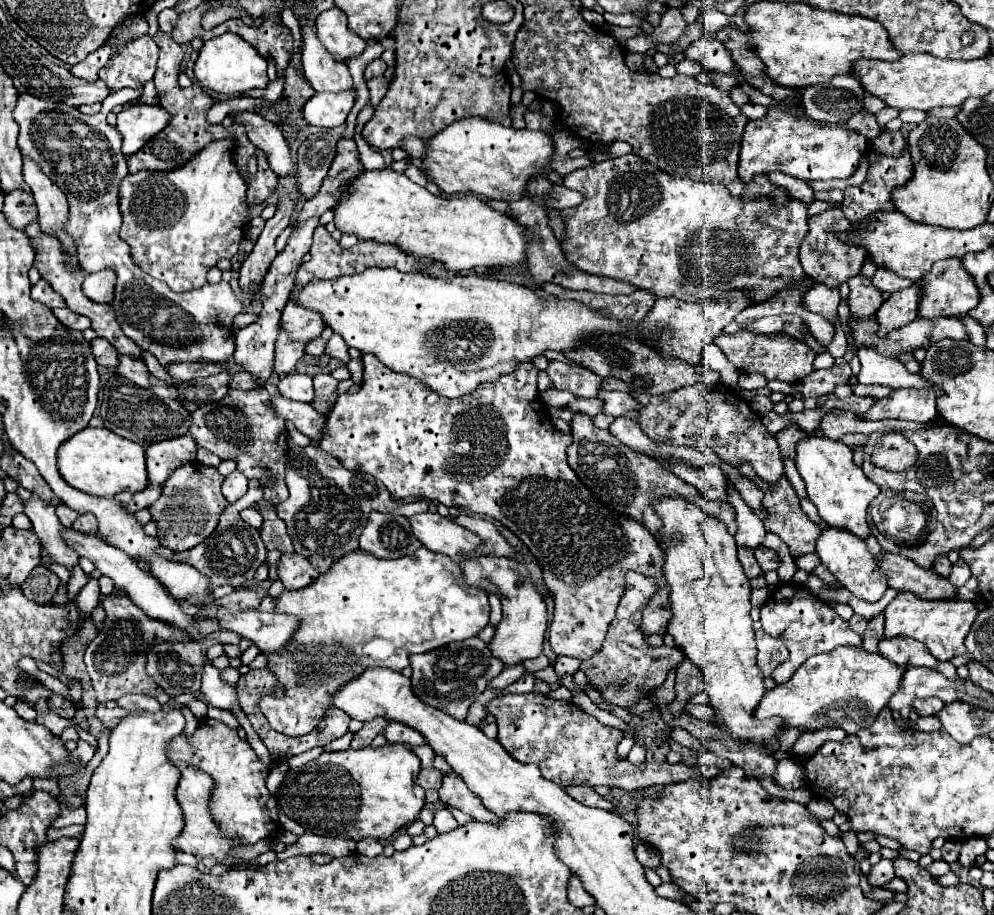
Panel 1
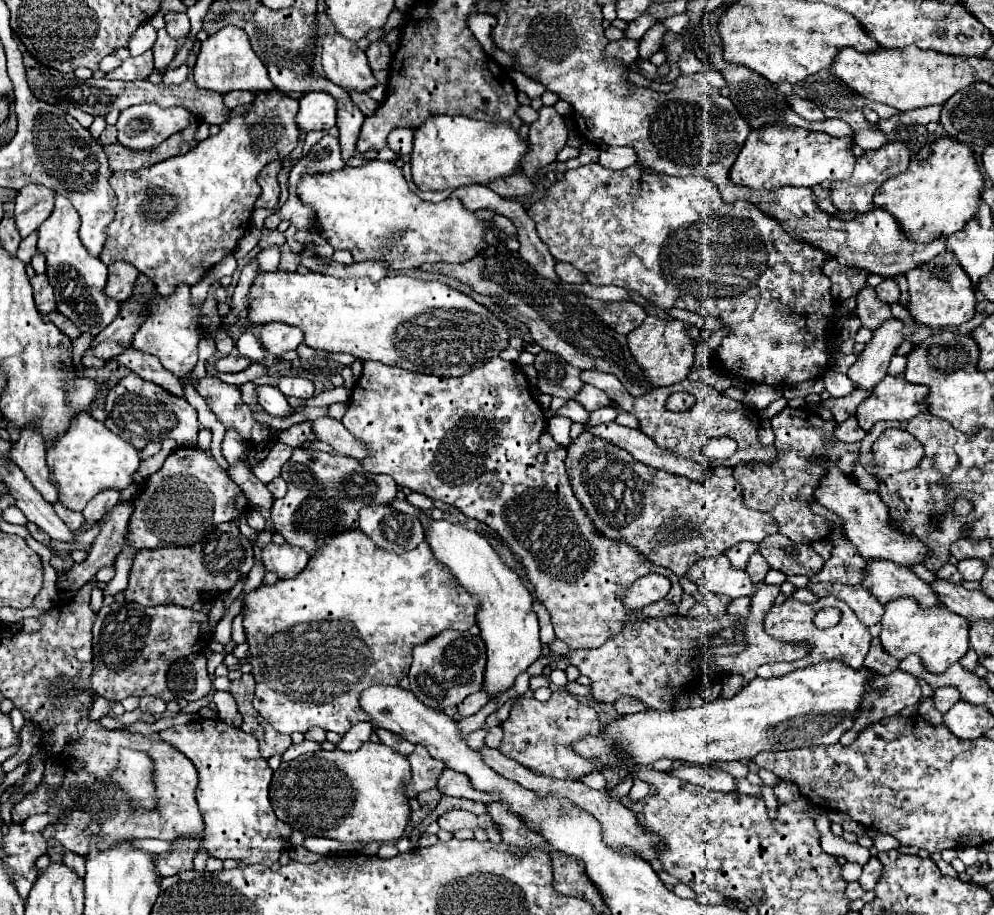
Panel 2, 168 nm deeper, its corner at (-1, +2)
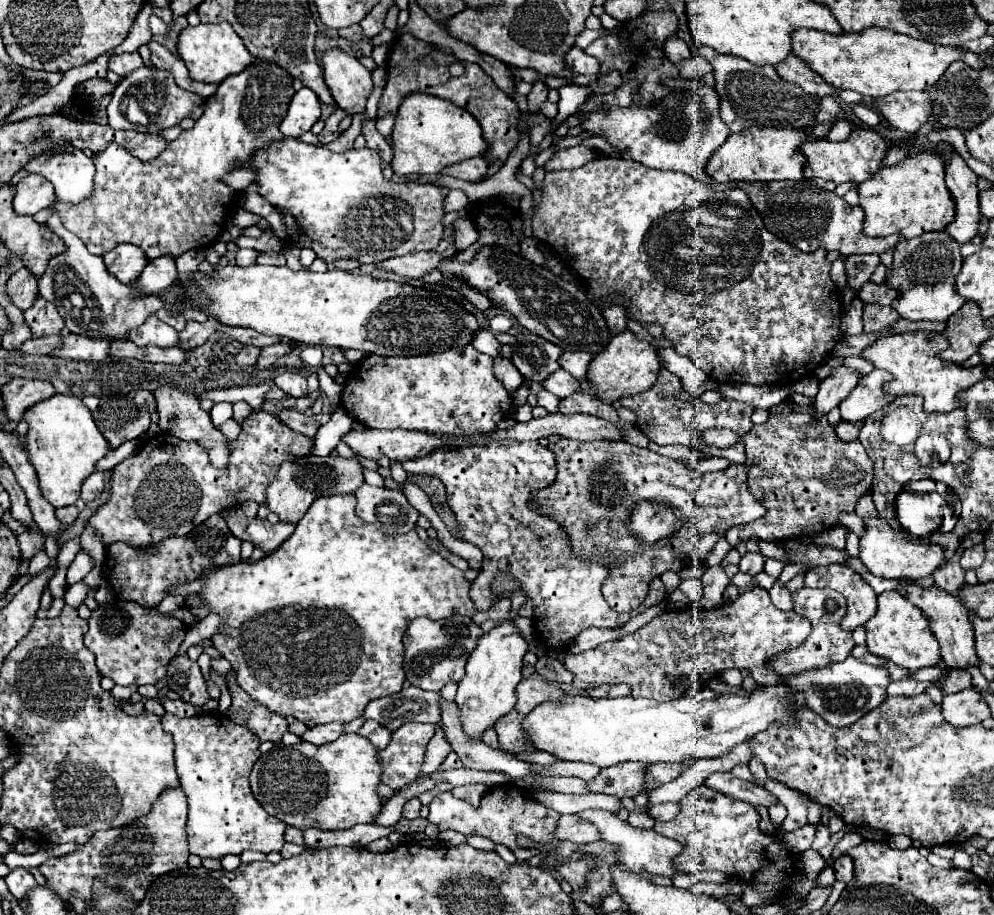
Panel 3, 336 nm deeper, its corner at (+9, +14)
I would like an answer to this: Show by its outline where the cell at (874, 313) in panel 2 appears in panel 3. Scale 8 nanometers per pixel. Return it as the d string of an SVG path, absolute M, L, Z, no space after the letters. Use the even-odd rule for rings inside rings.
M867 304L863 310L863 324L865 332L879 332L887 334L889 328L899 320L899 314L893 308L877 306L877 304Z

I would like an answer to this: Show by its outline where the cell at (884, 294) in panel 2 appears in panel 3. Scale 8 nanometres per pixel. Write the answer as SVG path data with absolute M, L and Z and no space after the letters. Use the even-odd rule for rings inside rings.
M867 282L859 290L859 300L863 304L879 304L879 306L889 306L897 294L887 286L887 284L873 284Z

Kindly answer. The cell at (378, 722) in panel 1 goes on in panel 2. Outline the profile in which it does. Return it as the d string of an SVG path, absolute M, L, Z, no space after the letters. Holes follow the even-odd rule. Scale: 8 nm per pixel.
M359 722L355 724L343 738L341 742L337 744L339 750L345 750L345 752L353 752L353 750L359 750L365 742L369 742L369 736L373 734L373 726L369 722Z

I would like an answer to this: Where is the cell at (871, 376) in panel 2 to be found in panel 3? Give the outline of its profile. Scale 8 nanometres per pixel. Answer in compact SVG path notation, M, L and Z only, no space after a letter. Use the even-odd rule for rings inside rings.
M841 366L833 376L823 380L819 384L819 394L815 396L815 412L817 418L825 416L829 410L841 404L841 400L847 398L847 394L857 386L859 374Z

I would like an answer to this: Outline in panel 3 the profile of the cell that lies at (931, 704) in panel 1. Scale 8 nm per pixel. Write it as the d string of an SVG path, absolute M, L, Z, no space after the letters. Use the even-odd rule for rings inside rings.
M951 670L947 680L941 684L945 694L953 694L953 692L959 692L959 690L969 688L969 686L971 686L971 676L965 670L963 672L961 670Z

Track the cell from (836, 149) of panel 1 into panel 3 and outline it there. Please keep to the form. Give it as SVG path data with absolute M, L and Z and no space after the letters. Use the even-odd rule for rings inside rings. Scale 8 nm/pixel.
M753 126L749 130L743 130L743 132L737 132L737 134L729 134L729 138L725 140L723 146L719 146L711 158L707 160L705 164L705 170L707 174L715 180L715 182L739 182L739 180L745 180L745 182L771 182L771 180L801 180L803 178L803 166L805 166L805 156L799 152L799 146L807 140L815 140L815 138L809 138L801 128L759 128L759 126Z

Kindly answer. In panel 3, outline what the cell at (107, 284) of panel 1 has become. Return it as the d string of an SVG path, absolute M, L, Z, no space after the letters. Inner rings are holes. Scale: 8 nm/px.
M121 244L103 256L107 270L123 284L135 282L137 274L147 266L145 252L133 244Z

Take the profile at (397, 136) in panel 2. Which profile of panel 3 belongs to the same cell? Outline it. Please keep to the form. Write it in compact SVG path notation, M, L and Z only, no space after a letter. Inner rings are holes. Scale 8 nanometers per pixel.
M385 114L385 116L381 116L381 118L377 118L377 120L375 120L375 128L377 128L377 130L379 130L379 134L381 134L381 136L385 136L385 138L389 138L389 136L391 136L393 124L395 124L395 116L393 116L393 114Z

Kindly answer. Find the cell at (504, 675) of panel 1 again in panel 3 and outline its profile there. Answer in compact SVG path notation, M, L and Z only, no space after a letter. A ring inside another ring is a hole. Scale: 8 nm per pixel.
M409 686L397 694L369 702L363 712L363 720L375 720L387 730L395 732L407 722L431 722L439 724L439 692L425 692L421 688Z

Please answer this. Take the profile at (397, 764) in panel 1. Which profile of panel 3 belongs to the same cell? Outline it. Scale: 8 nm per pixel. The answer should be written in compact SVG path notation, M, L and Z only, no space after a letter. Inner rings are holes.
M341 734L335 742L313 746L309 742L299 742L293 746L277 744L273 750L261 754L259 762L253 766L253 776L249 776L249 786L257 802L281 822L295 828L319 828L319 830L345 830L355 824L367 824L381 812L381 798L377 794L377 784L381 776L381 764L377 760L377 750L367 738L359 734Z

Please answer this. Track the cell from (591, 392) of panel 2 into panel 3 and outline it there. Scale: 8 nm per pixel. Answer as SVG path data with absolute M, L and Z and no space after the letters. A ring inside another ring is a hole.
M559 368L557 374L549 374L549 378L545 382L541 382L541 386L559 398L567 398L569 394L579 390L579 382L569 372L565 372L563 368Z

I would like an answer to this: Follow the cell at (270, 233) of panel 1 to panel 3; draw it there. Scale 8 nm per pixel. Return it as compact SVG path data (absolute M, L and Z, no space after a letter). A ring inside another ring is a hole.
M209 318L205 324L197 324L197 322L187 322L185 330L181 330L181 350L193 350L201 344L207 342L207 338L213 334L213 330L219 326L219 322L215 318Z

